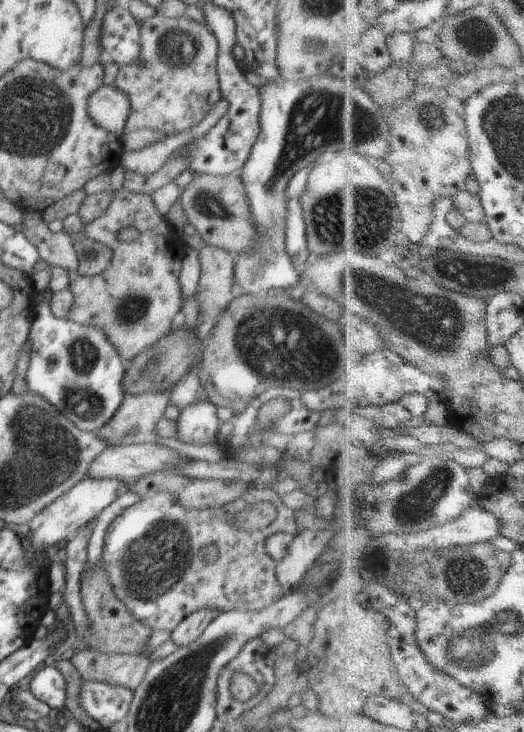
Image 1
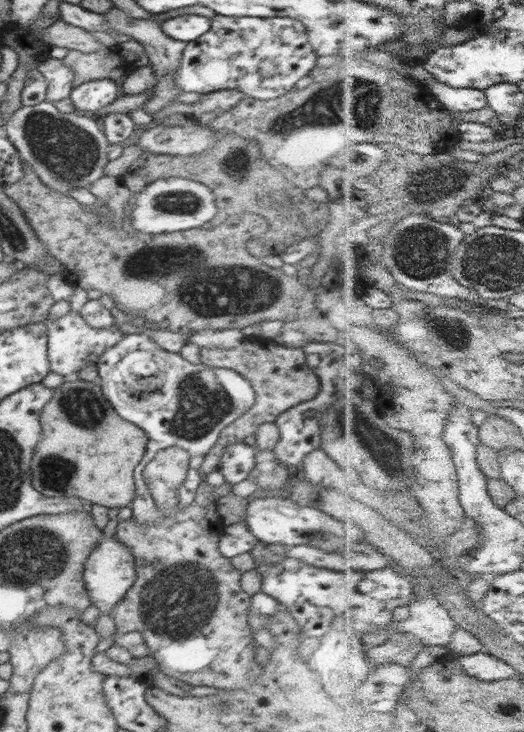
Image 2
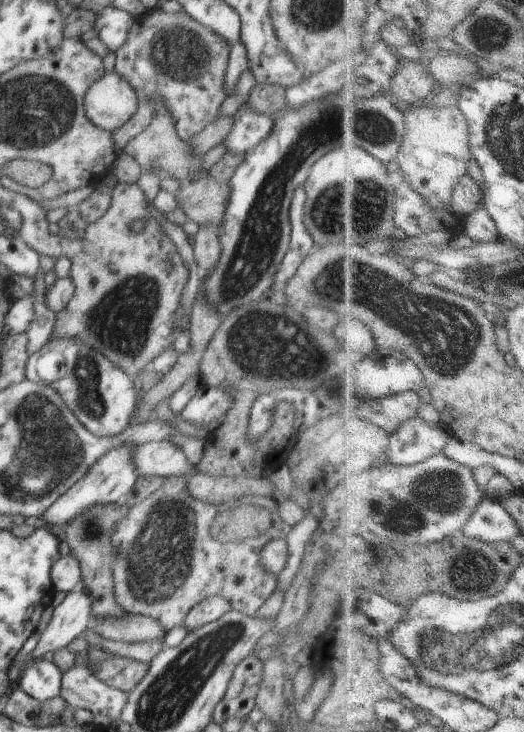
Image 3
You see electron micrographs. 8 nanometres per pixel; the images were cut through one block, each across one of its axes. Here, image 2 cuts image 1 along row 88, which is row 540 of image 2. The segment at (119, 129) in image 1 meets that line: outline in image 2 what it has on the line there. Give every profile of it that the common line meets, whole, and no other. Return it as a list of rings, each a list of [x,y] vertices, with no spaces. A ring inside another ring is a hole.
[[[102,530],[102,536],[86,559],[83,576],[91,603],[98,608],[100,616],[109,614],[136,582],[135,558],[131,548],[123,545],[116,536],[104,535]]]

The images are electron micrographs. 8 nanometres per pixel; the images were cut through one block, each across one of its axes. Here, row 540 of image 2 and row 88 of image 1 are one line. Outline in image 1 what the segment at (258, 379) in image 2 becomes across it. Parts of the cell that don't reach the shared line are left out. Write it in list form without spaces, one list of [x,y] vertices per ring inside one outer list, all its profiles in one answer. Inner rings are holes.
[[[156,14],[140,26],[142,64],[119,65],[115,78],[115,86],[126,92],[131,102],[123,134],[152,129],[177,135],[200,124],[210,106],[223,97],[217,73],[218,41],[212,32],[188,16],[170,18]]]

